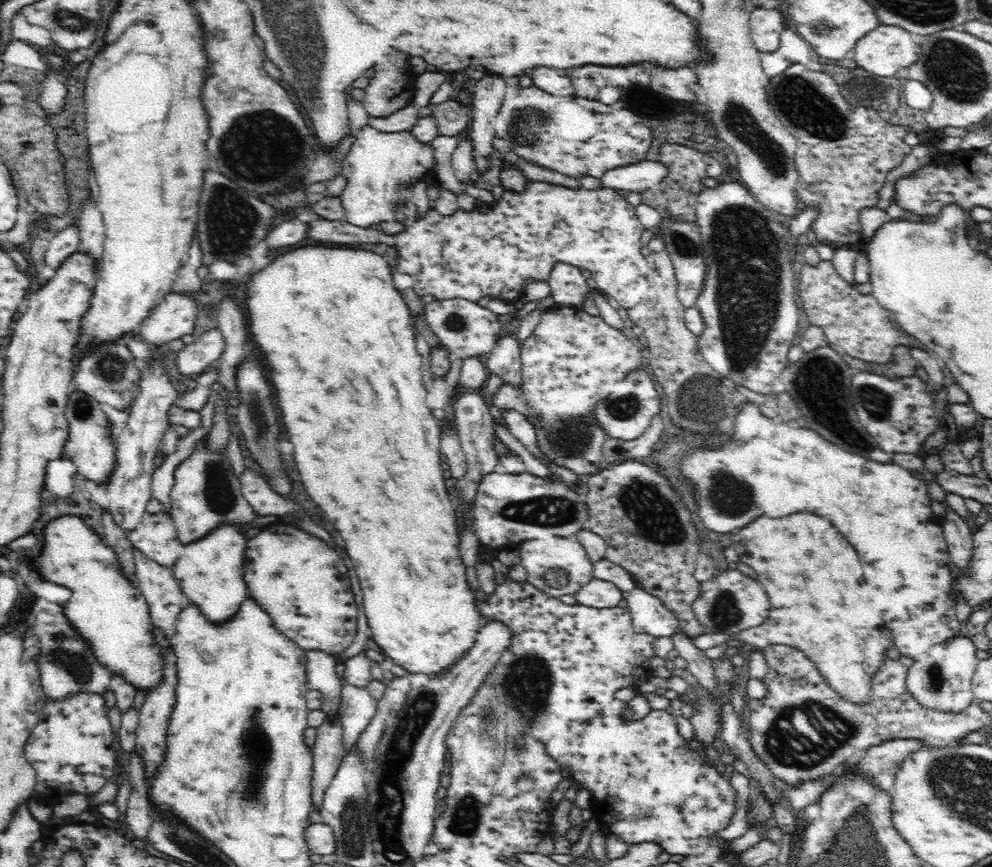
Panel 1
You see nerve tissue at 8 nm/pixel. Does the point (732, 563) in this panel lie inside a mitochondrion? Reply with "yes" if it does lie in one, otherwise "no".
no

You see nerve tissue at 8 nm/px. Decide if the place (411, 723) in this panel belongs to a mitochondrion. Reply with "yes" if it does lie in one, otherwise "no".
yes

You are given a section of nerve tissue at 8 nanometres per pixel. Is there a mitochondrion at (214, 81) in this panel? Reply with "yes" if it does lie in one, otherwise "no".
no

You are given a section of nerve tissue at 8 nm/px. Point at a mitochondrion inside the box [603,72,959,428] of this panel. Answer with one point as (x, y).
(749, 294)

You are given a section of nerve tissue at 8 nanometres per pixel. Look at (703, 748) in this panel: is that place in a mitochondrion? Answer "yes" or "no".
no

